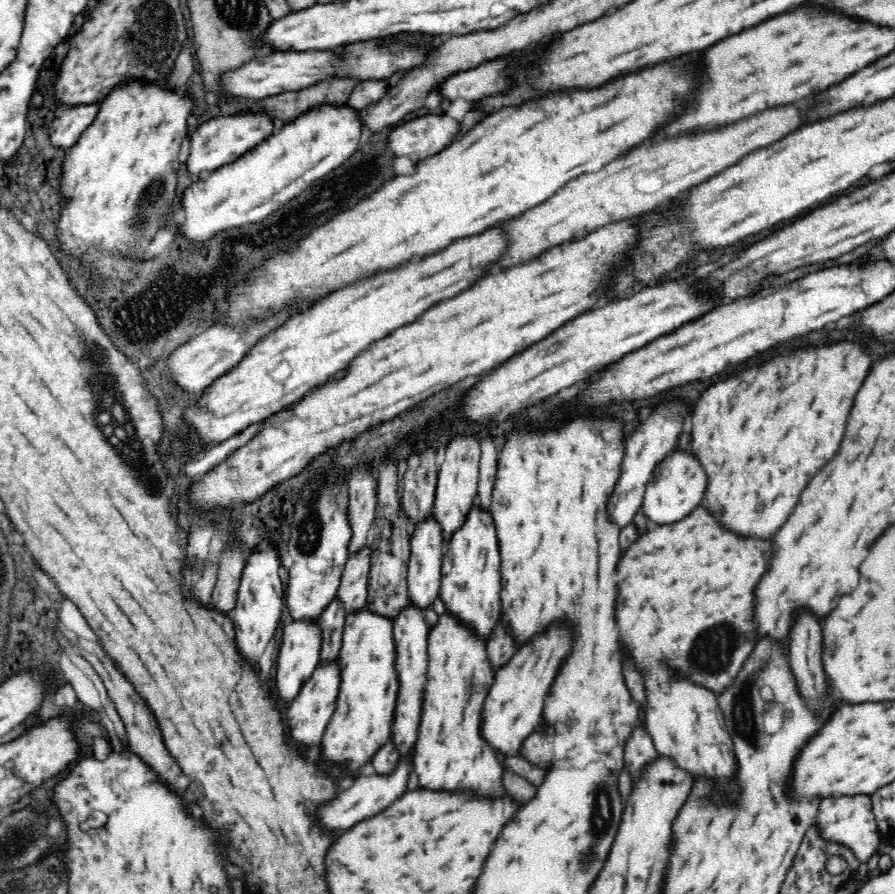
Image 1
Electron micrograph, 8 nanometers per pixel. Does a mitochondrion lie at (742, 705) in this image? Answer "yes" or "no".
yes

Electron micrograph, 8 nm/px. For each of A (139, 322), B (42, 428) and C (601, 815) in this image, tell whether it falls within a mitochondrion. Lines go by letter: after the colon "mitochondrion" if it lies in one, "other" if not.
A: mitochondrion
B: other
C: mitochondrion

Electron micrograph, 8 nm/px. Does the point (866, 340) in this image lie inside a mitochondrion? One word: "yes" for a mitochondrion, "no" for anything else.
no

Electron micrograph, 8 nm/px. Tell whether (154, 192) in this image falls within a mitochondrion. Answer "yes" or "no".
yes

